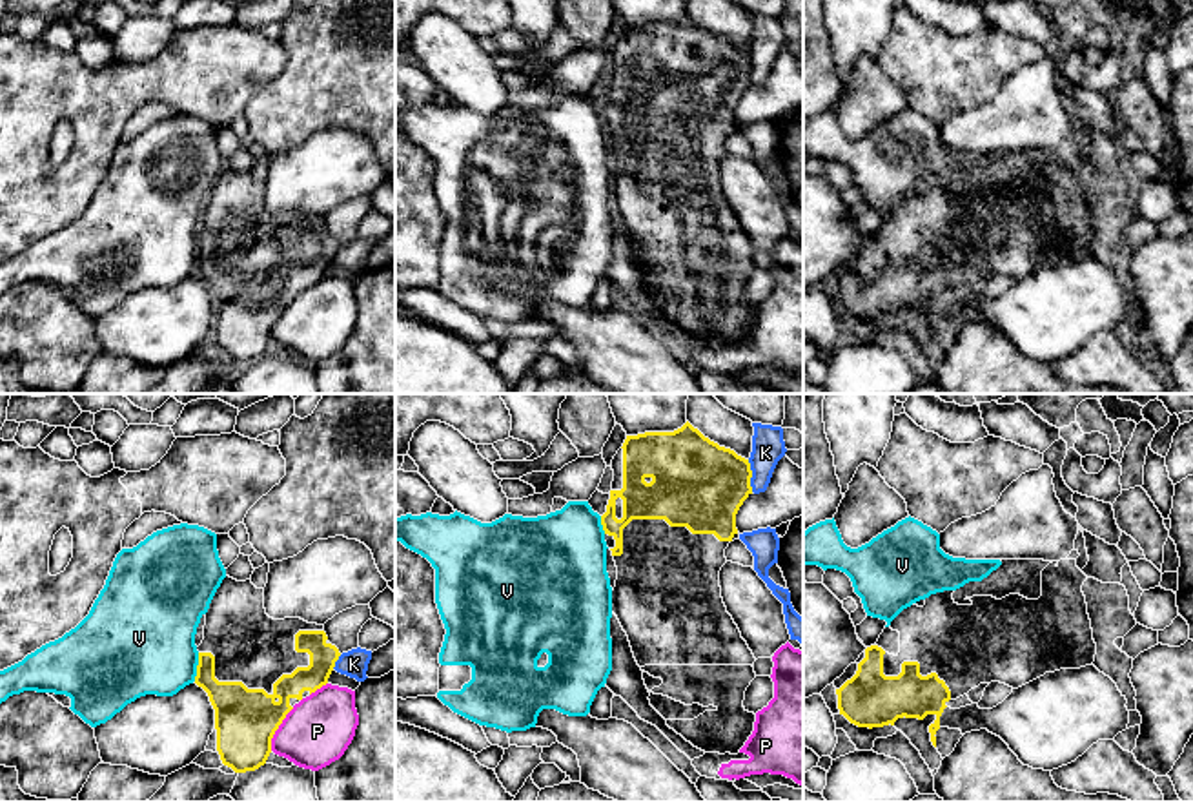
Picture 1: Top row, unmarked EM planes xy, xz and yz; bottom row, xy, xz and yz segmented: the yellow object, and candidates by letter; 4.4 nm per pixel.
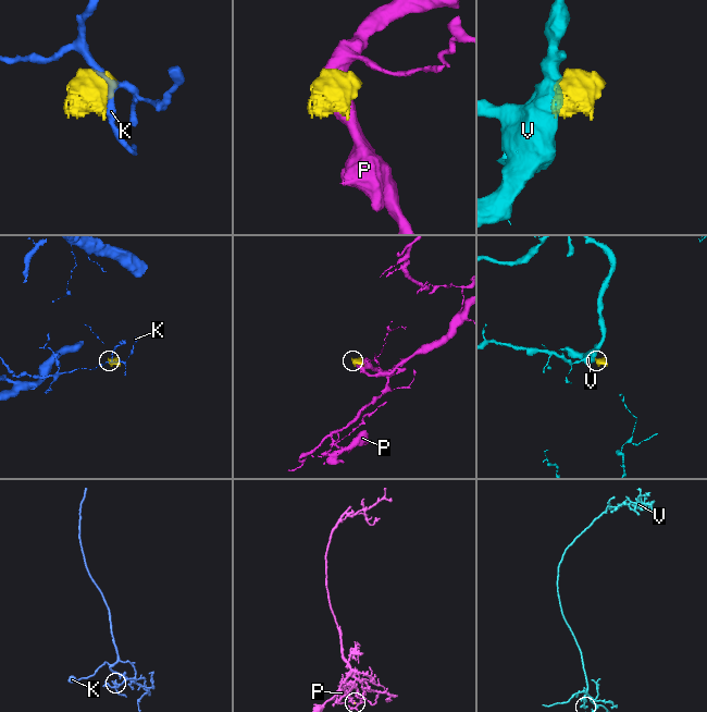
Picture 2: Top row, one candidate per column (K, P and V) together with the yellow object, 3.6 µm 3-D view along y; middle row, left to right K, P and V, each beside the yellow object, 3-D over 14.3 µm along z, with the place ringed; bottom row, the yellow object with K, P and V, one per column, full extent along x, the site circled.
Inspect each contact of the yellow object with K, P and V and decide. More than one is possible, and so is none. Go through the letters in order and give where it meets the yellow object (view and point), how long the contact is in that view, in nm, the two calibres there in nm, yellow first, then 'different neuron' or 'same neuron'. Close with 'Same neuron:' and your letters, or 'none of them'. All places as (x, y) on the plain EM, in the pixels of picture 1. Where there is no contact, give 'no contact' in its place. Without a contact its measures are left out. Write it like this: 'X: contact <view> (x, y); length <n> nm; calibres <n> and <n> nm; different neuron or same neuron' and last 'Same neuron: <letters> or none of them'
K: contact xz (751, 68); length 150 nm; calibres 400 and 140 nm; different neuron
P: contact xy (277, 319); length 220 nm; calibres 280 and 300 nm; different neuron
V: contact xy (197, 259); length 130 nm; calibres 200 and 440 nm; different neuron
Same neuron: none of them

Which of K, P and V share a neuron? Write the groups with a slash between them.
K / P / V

